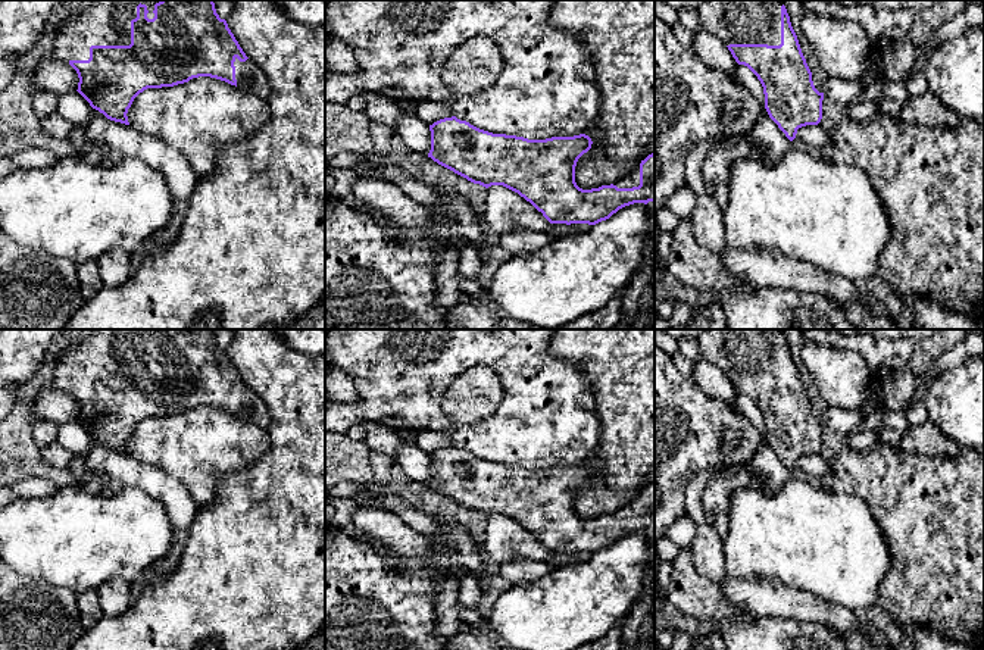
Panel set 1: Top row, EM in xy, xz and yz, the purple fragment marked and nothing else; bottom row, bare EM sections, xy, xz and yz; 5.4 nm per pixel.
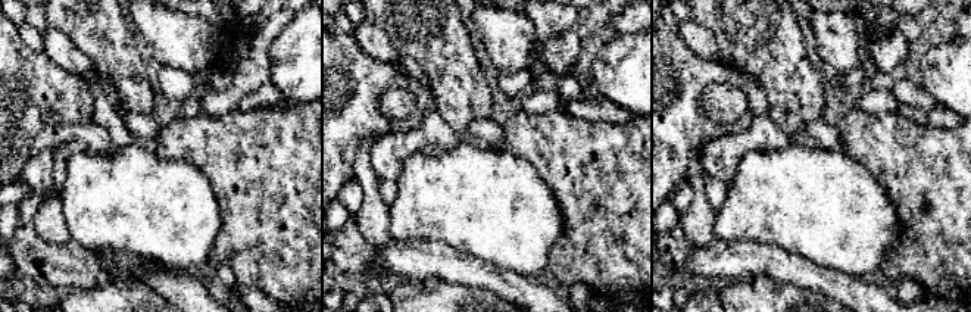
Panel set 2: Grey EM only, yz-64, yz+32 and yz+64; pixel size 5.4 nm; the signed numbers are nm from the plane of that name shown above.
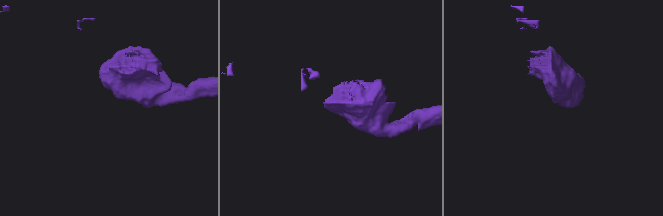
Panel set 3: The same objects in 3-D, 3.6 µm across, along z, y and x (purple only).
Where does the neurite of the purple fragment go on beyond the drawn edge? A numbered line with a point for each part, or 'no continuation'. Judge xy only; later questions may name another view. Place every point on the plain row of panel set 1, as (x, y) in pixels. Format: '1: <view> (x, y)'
1: xy (108, 352)

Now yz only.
1: yz (733, 350)

